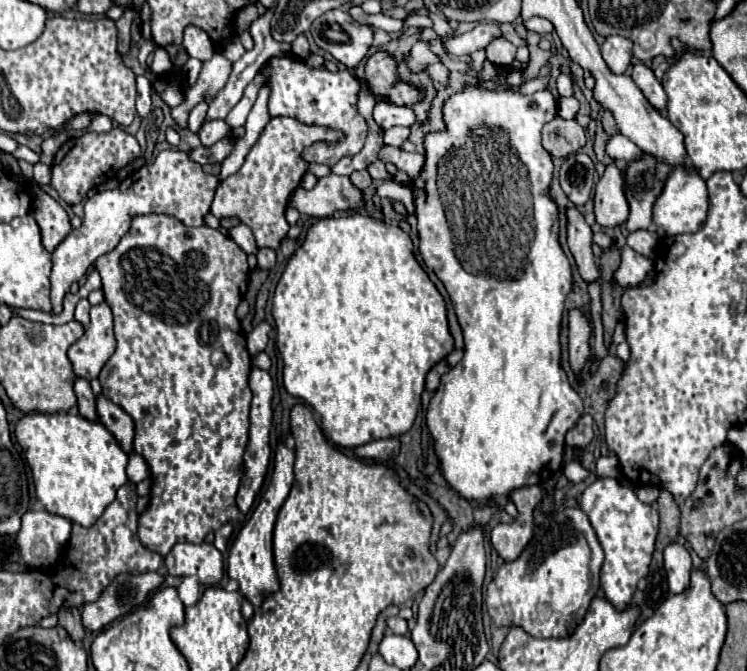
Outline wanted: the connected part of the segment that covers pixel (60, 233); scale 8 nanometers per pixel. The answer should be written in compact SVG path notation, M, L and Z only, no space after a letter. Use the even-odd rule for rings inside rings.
M34 187L34 209L32 217L40 225L42 231L42 245L48 251L54 251L62 239L72 231L70 217L64 211L64 207L54 201L48 193L44 193L40 187Z

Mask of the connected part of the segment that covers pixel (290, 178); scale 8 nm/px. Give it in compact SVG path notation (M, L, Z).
M272 117L264 127L264 131L260 133L258 141L252 145L250 153L246 155L246 161L240 167L240 171L220 183L210 213L218 219L222 217L240 219L240 223L252 229L258 247L278 249L280 239L290 229L284 211L290 203L292 193L300 187L300 181L308 171L308 161L302 159L302 151L316 143L334 145L342 139L344 133L332 127L304 125L292 117Z

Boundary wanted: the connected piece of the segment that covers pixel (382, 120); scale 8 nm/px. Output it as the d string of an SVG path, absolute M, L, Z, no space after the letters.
M376 103L374 105L374 121L382 129L390 129L394 125L412 127L416 125L416 113L410 107L398 107L390 103Z

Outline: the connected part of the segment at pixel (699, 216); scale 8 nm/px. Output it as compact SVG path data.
M692 165L676 167L654 205L654 225L658 235L696 233L696 229L700 229L708 217L708 207L710 207L708 189L706 189L706 181L700 177L700 171Z

